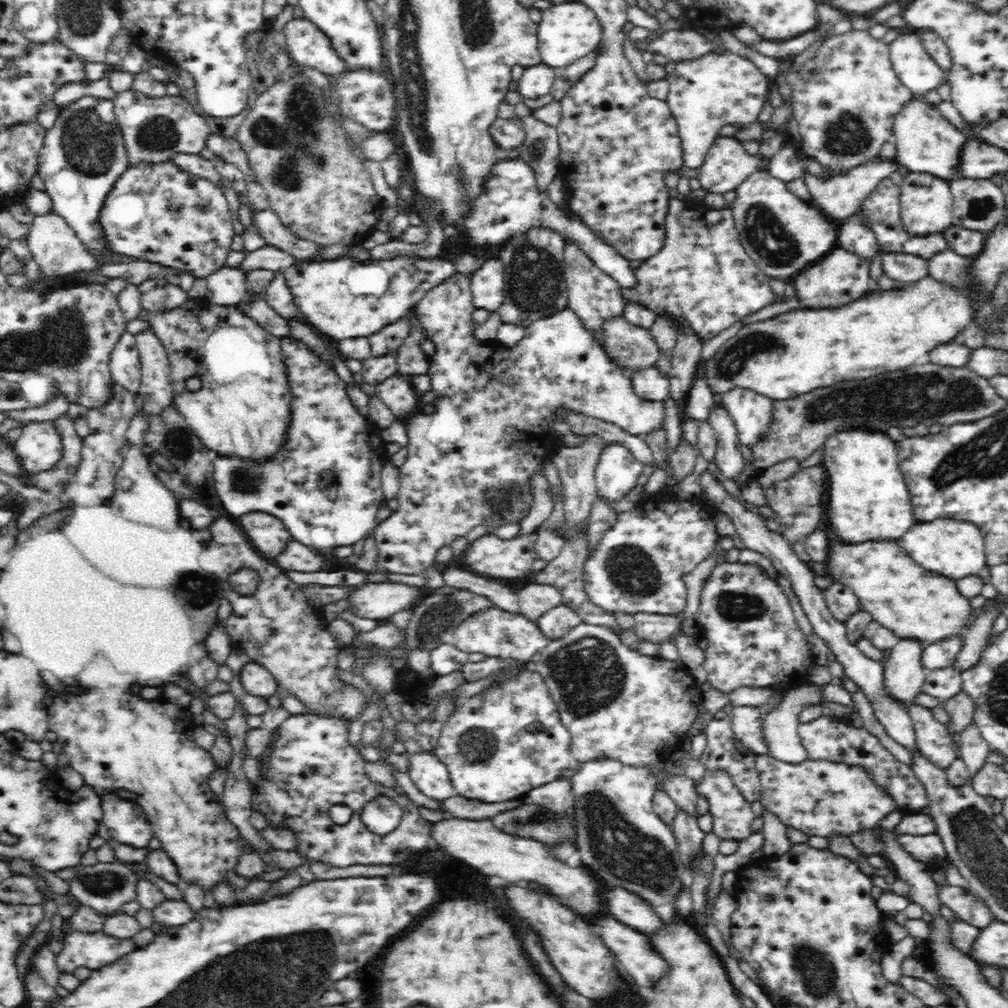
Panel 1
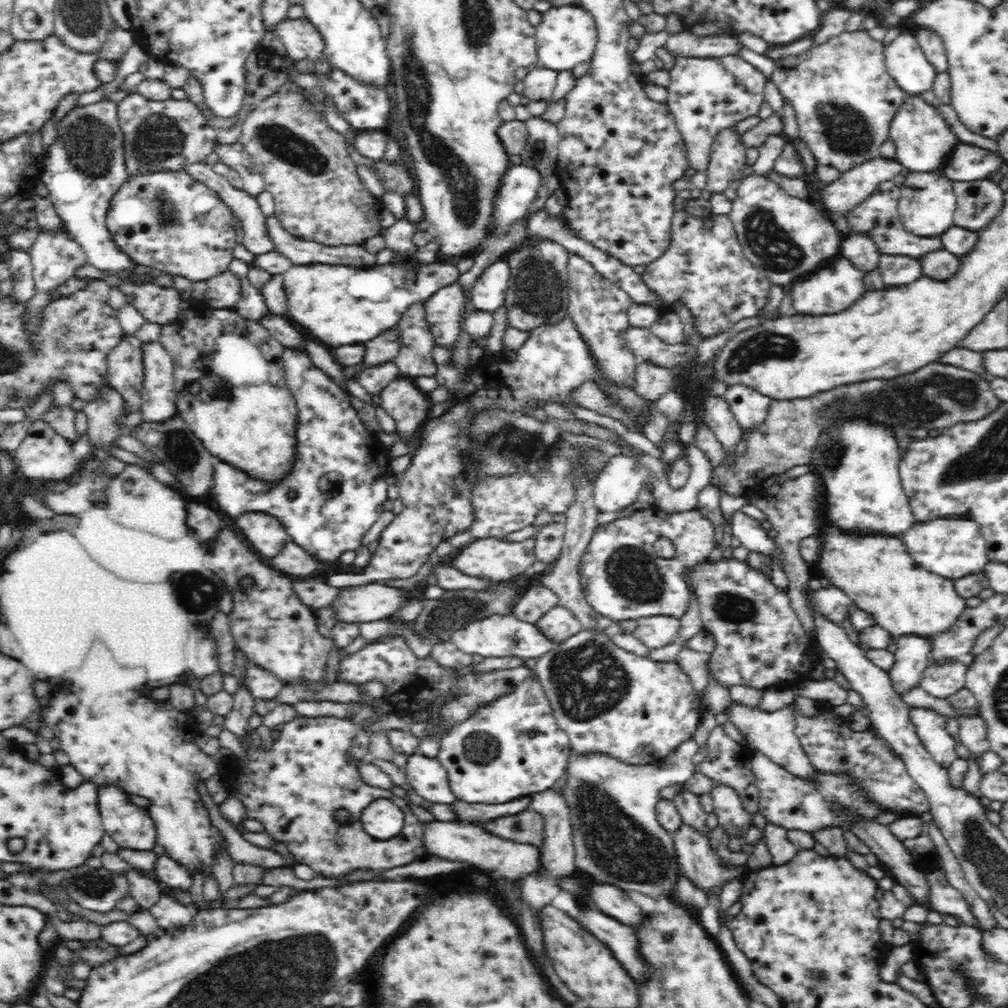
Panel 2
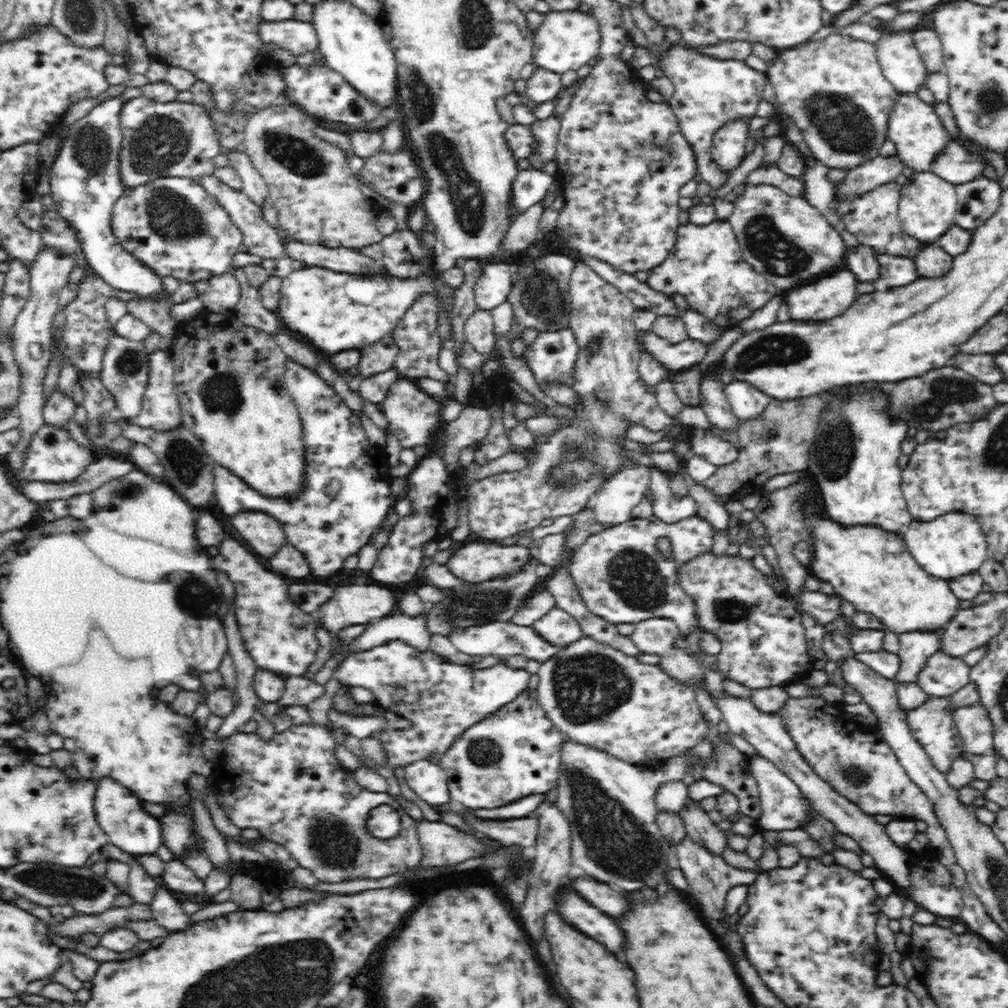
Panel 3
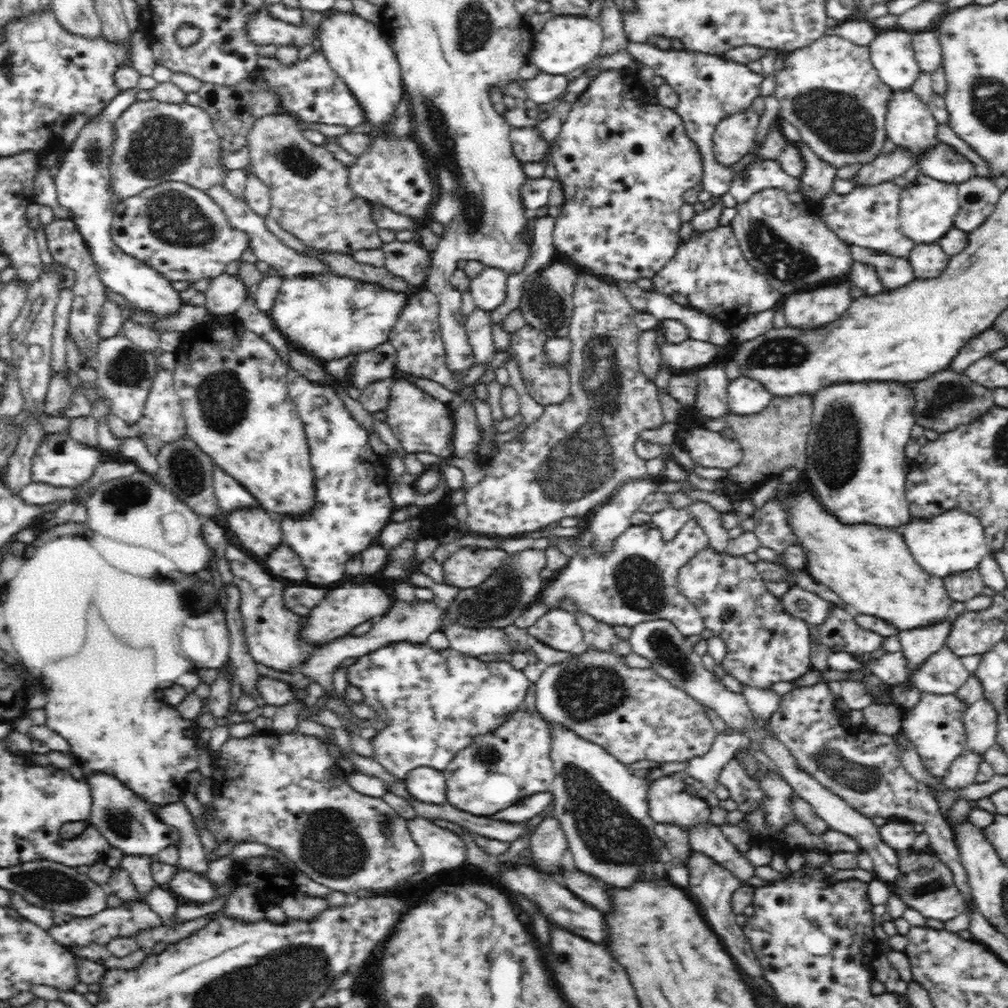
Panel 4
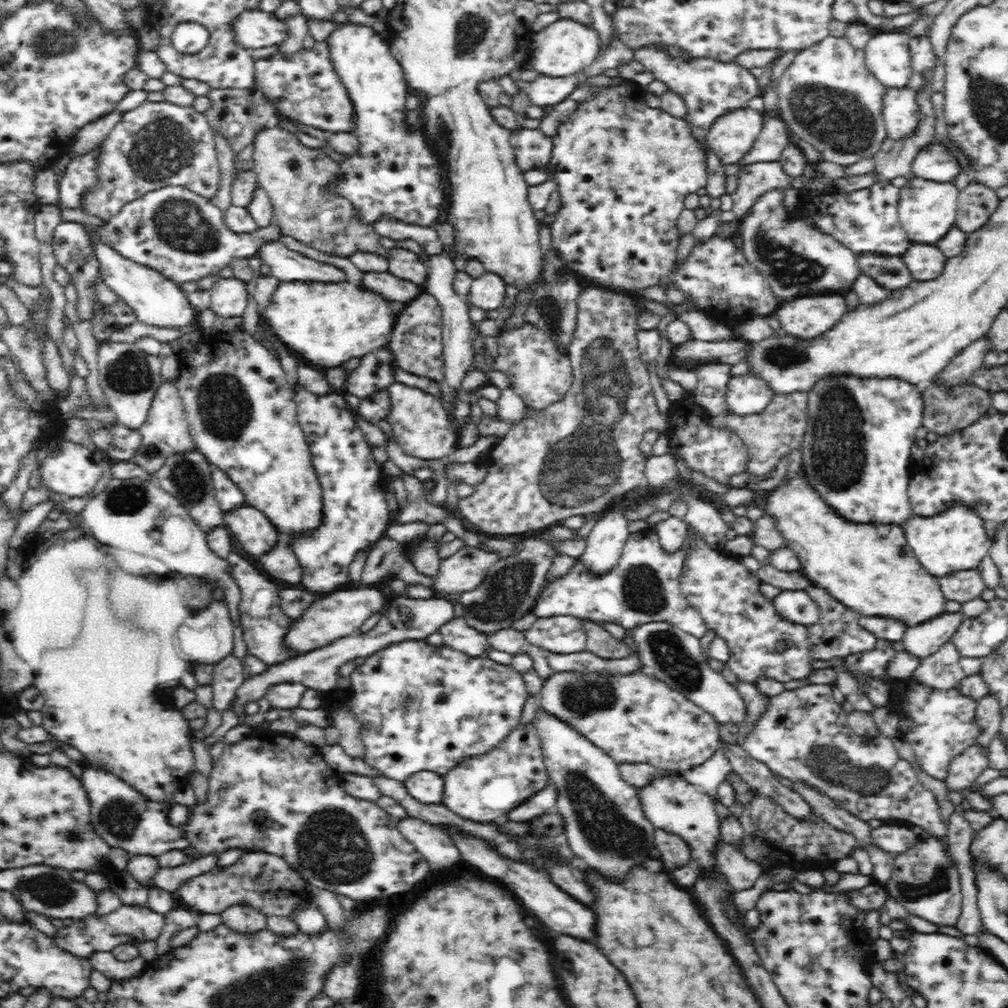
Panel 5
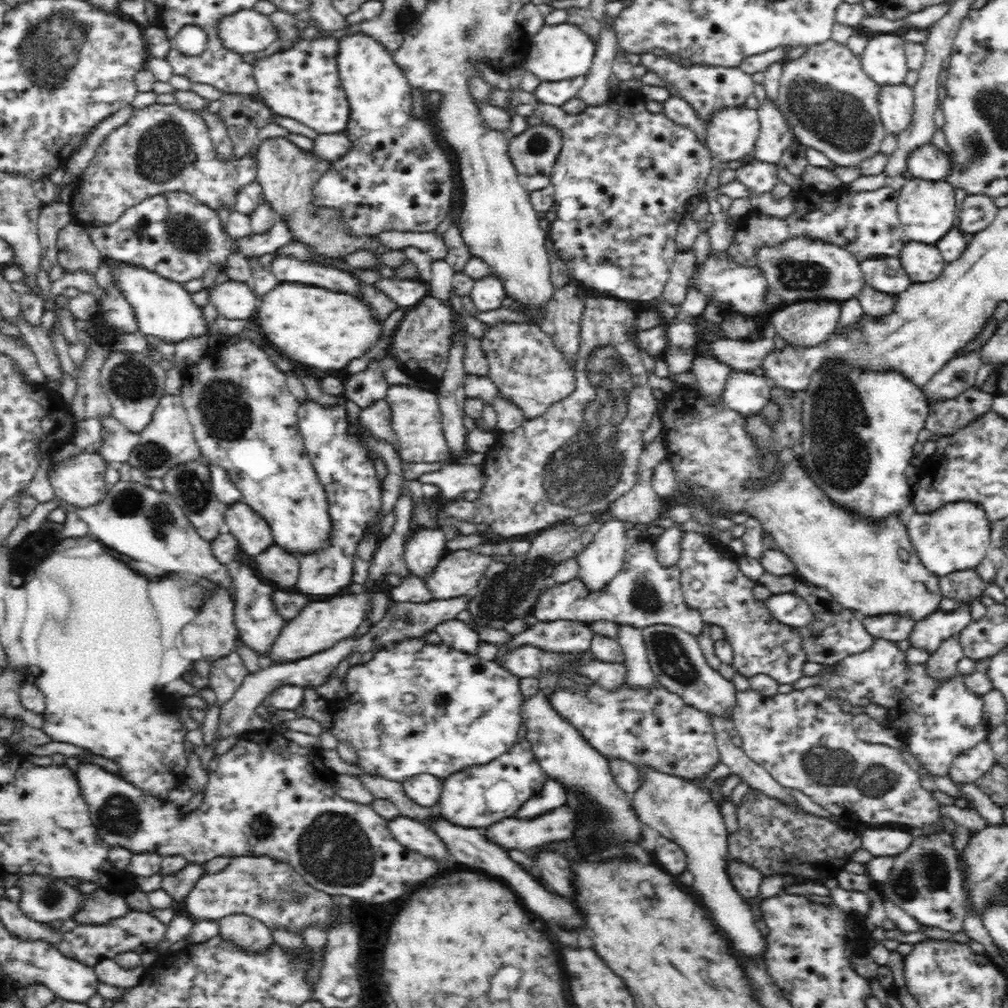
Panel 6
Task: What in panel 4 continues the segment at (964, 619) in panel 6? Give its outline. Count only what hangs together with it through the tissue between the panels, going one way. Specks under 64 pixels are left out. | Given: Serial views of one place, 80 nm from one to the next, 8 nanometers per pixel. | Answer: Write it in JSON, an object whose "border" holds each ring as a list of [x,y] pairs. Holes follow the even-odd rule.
{"border":[[[951,618],[914,630],[899,631],[902,656],[906,659],[906,670],[909,676],[918,670],[930,655],[938,652],[944,645],[951,626]]]}

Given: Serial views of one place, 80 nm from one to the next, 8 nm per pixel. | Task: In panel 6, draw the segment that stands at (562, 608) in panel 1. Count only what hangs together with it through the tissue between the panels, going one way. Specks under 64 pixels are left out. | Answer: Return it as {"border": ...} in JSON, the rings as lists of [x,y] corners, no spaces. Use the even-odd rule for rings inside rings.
{"border":[[[579,620],[538,621],[524,632],[514,635],[514,640],[500,648],[506,654],[521,645],[530,645],[544,652],[579,654],[588,651],[592,629]]]}

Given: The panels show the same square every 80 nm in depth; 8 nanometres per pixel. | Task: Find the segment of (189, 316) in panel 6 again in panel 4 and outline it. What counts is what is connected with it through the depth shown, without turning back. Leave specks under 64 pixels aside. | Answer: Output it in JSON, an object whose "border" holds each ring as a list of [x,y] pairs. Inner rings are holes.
{"border":[[[121,90],[100,112],[87,119],[74,142],[68,147],[64,158],[60,158],[53,181],[58,204],[70,214],[71,222],[82,236],[89,252],[88,258],[94,263],[95,271],[104,285],[113,293],[121,294],[133,306],[155,312],[164,318],[176,314],[183,306],[182,301],[178,299],[178,292],[172,289],[170,280],[164,278],[157,270],[124,253],[122,248],[114,243],[111,233],[115,204],[118,202],[118,195],[114,193],[110,179],[112,154],[116,142],[114,122],[138,100],[136,93],[135,90]]]}

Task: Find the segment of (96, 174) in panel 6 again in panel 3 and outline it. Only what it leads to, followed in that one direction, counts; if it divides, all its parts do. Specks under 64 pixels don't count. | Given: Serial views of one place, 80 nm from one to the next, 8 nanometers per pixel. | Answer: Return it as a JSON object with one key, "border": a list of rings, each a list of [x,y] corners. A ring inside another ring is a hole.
{"border":[[[136,96],[121,106],[119,121],[122,131],[121,173],[125,187],[133,187],[159,176],[187,176],[196,179],[203,174],[212,175],[214,158],[223,148],[209,114],[202,105],[180,101],[152,101],[144,96]]]}

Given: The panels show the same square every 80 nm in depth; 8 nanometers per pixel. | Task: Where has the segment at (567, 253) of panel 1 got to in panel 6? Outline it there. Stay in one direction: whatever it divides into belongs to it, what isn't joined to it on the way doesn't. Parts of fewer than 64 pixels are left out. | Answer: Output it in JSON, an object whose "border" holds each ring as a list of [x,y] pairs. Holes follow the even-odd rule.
{"border":[[[592,294],[592,296],[586,297],[582,318],[580,318],[578,352],[576,352],[573,366],[575,370],[575,389],[566,398],[551,404],[548,412],[526,419],[512,432],[500,433],[494,445],[484,454],[483,469],[486,472],[486,484],[476,491],[476,497],[471,501],[457,498],[451,503],[447,503],[443,508],[436,510],[434,514],[446,514],[448,517],[458,518],[462,521],[467,520],[467,522],[472,522],[472,524],[484,524],[488,528],[488,532],[492,532],[492,536],[498,534],[506,538],[513,536],[523,537],[527,534],[537,534],[545,529],[554,527],[557,523],[571,519],[577,514],[586,514],[586,512],[593,512],[596,515],[605,514],[611,503],[636,487],[638,476],[640,476],[640,456],[642,456],[644,450],[642,438],[644,438],[644,432],[652,426],[652,420],[656,418],[656,398],[654,398],[653,388],[649,383],[650,372],[642,363],[639,345],[634,344],[634,338],[638,331],[637,314],[634,312],[634,308],[630,308],[628,303],[628,300],[614,298],[607,294],[603,296]]]}

